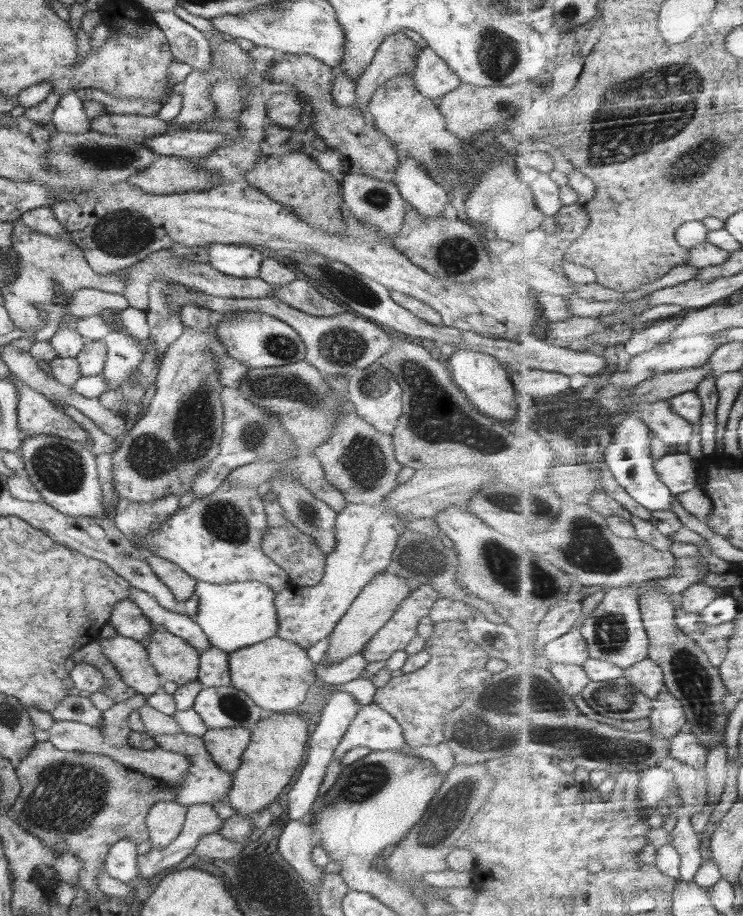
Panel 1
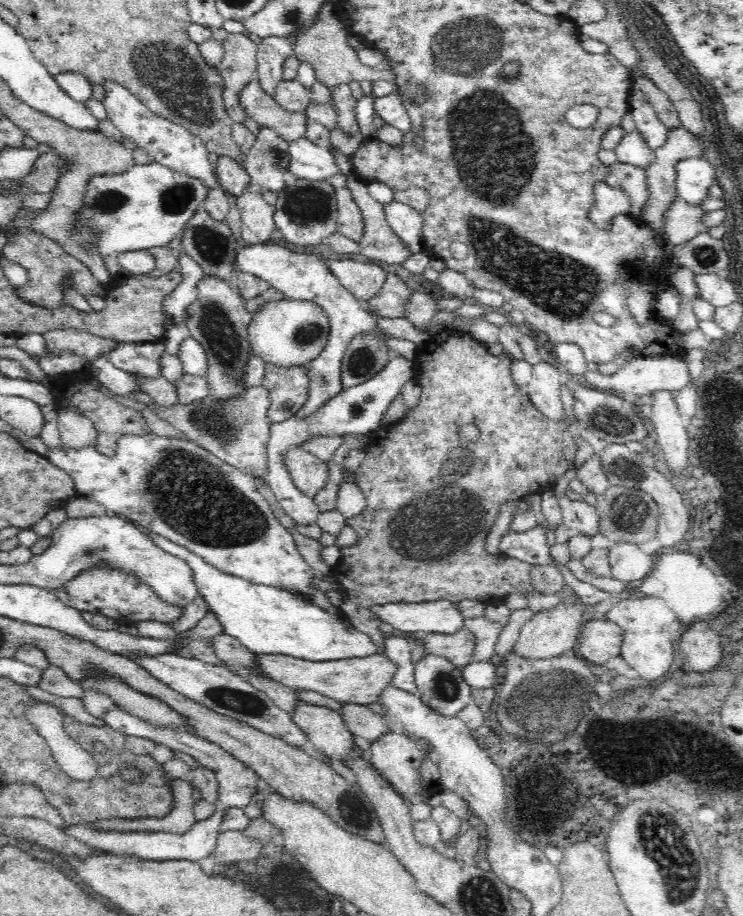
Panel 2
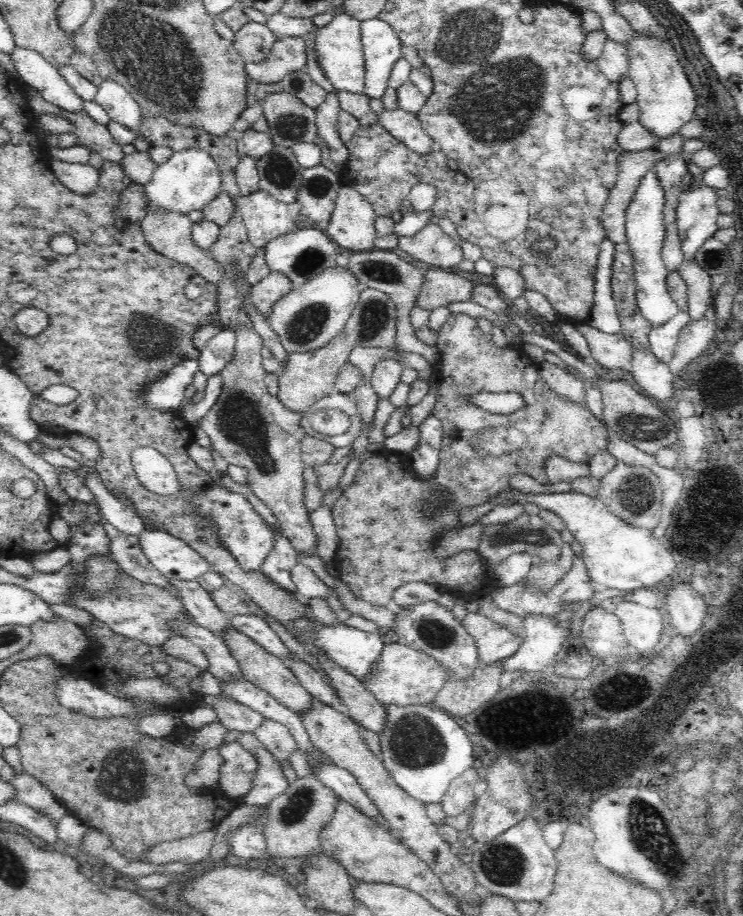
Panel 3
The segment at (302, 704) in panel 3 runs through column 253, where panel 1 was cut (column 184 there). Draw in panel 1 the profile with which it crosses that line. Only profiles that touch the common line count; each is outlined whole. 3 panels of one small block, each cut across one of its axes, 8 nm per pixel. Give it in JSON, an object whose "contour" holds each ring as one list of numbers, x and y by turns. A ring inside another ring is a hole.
{"contour":[[154,625,145,645,150,662,163,682,176,681,180,686,198,679,199,651,186,639,170,633,164,625]]}

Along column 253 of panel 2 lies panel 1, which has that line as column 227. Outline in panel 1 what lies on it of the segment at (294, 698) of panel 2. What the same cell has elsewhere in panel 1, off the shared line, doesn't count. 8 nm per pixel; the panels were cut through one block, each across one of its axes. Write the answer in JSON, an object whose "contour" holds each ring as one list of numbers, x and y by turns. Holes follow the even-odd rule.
{"contour":[[209,645,208,649,199,651,198,662,200,662,200,666,198,680,200,681,200,684,204,685,204,688,228,686,231,684,228,656,229,652,218,649,212,645]]}

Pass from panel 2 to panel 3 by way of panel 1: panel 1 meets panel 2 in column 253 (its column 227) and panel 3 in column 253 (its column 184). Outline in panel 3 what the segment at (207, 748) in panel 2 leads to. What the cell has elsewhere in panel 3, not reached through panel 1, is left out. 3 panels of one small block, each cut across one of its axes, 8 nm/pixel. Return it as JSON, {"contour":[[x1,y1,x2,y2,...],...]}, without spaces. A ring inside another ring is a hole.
{"contour":[[242,733,237,741,251,752,258,761,255,777,252,779,250,790,241,797,237,797,239,806,268,805,271,800,280,796,288,787,289,782,274,756,258,740,255,733]]}

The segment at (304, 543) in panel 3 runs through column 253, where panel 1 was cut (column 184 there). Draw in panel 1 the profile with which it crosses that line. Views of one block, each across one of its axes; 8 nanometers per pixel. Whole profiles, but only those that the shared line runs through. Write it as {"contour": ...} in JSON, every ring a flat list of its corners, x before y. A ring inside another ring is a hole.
{"contour":[[213,324,208,327,207,332,185,328,183,334,165,351,155,377,156,394,150,406,144,416,141,416,141,419,128,431,118,450,112,452,114,485,120,498,146,503,164,497,168,493,181,497,186,491,192,490,193,477,218,456,223,433,222,424,224,424,220,392,224,386,221,384,215,359,223,352,221,338]]}

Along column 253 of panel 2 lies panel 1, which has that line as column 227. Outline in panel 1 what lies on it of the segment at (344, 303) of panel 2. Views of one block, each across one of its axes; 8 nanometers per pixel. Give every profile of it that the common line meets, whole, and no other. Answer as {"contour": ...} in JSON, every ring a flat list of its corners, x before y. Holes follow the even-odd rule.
{"contour":[[208,244,208,254,208,263,217,271,241,279,258,277,264,260,260,251,247,245]]}

